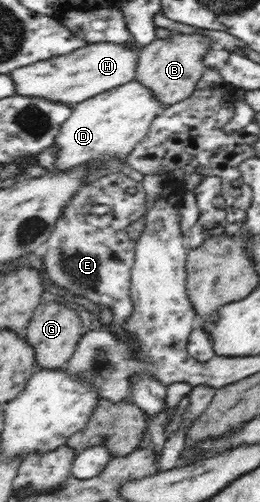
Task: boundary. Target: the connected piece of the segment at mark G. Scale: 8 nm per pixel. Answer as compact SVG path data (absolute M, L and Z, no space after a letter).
M47 302L40 304L34 312L26 328L24 337L34 348L36 366L40 369L62 369L68 358L74 353L77 341L85 334L81 317L75 312L75 307L70 302Z

